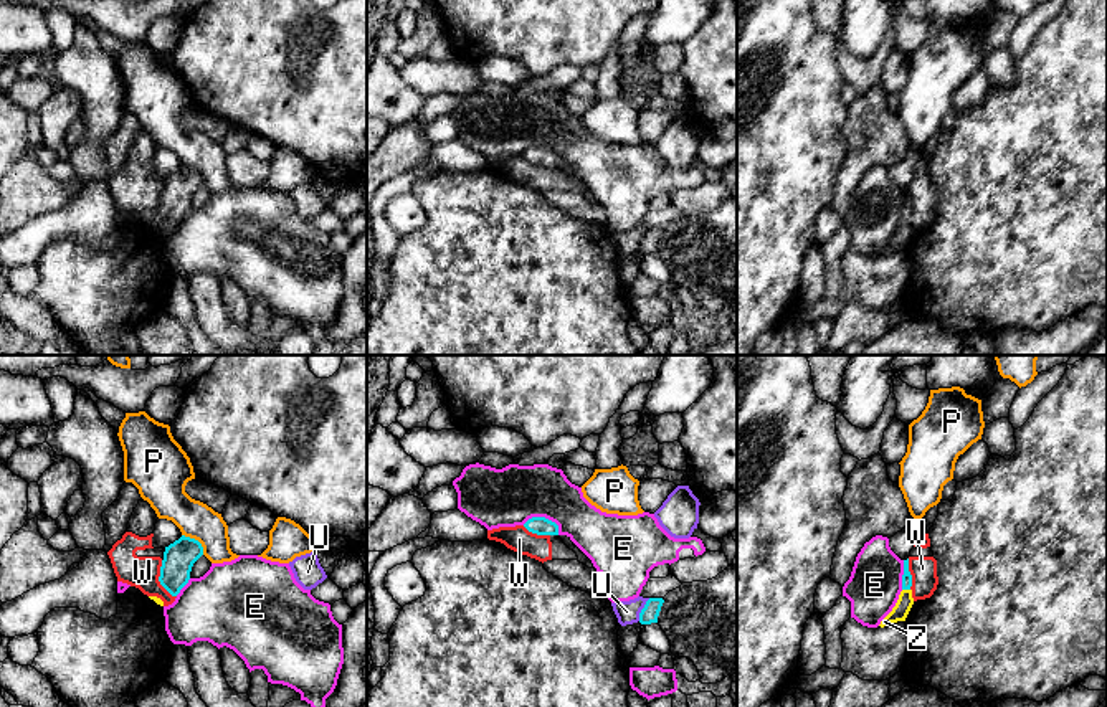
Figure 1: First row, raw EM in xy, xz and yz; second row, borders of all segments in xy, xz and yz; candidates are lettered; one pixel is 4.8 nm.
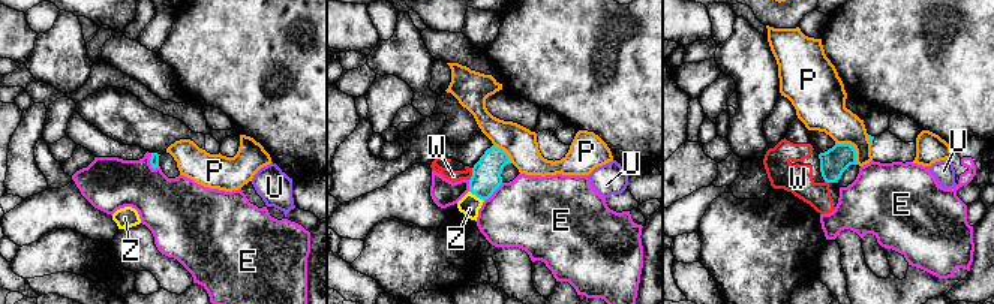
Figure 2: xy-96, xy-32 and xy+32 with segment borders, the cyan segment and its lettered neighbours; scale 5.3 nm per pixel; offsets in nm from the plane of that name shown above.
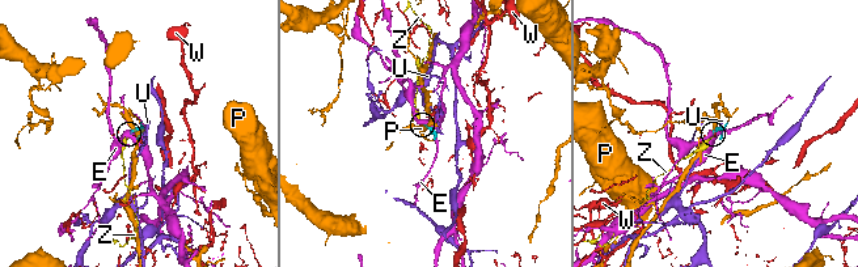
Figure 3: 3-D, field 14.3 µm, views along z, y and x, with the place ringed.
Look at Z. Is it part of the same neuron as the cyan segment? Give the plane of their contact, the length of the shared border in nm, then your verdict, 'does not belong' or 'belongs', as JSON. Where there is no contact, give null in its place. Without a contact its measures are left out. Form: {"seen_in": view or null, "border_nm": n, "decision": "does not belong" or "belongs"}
{"seen_in": "yz", "border_nm": 40, "decision": "belongs"}

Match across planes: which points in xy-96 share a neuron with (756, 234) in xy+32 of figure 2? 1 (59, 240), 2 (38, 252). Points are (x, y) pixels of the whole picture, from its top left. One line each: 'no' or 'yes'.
1: yes
2: yes

